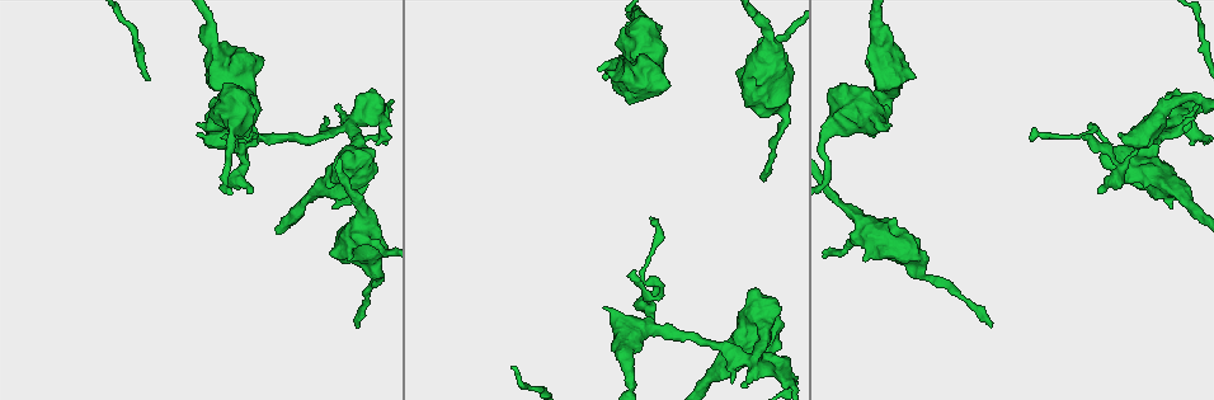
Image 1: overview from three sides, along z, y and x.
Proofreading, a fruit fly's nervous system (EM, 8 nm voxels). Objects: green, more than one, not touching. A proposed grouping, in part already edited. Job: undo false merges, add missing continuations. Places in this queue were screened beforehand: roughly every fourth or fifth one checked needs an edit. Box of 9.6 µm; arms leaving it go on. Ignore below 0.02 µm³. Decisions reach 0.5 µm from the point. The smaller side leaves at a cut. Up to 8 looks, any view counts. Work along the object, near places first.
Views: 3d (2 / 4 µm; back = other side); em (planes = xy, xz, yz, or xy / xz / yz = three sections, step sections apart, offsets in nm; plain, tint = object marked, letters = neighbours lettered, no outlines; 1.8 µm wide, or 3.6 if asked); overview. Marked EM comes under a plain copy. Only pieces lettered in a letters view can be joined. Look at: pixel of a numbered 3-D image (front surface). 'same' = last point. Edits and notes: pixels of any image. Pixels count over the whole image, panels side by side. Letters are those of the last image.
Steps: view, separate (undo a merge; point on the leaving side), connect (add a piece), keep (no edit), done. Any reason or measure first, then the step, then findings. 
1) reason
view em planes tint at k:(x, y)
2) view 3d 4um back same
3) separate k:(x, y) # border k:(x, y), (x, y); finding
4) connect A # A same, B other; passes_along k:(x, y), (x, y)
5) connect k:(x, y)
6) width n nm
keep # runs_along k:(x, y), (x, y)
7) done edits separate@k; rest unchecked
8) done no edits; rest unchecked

end of a long branch
view em xy step 16 tint at 1:(992, 326)

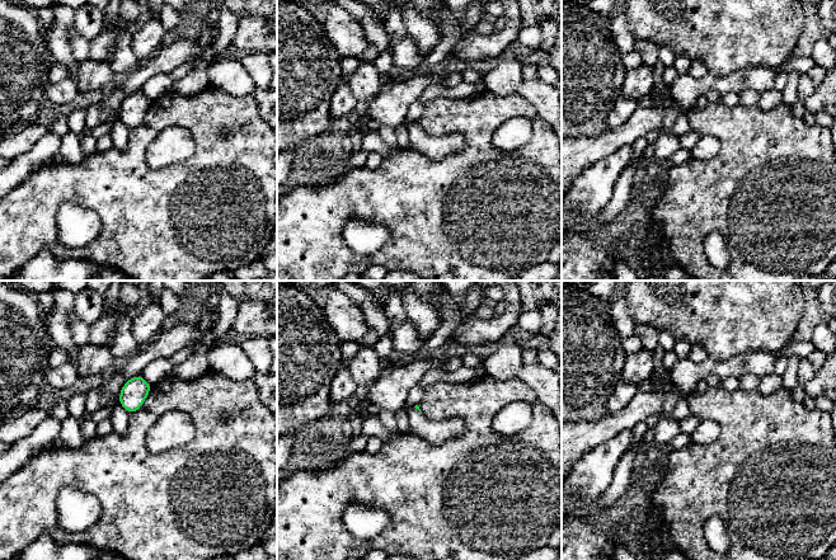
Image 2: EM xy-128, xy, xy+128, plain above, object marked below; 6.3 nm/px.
another direction
view em yz step 16 letters same

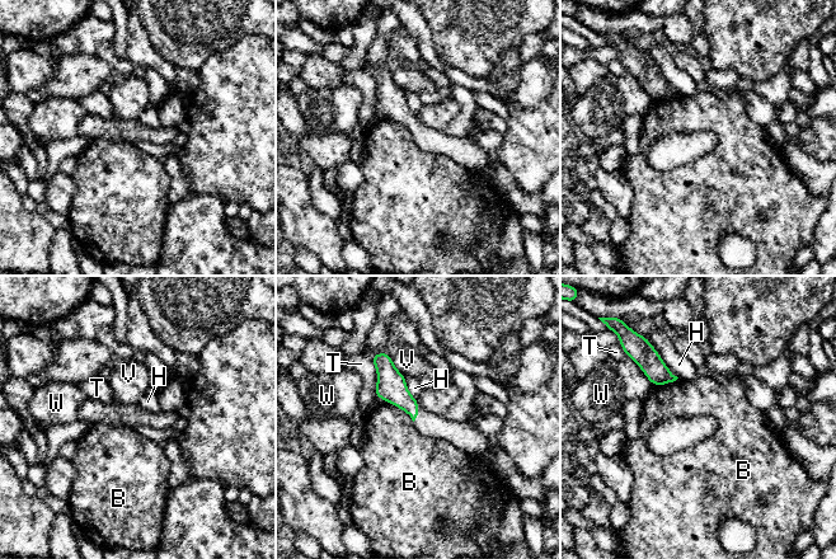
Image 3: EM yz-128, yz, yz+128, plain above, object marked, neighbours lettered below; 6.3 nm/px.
width 120 nm
keep # B other, H other, T other, V other, W other; none of them fits

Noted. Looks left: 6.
stops while still wide
view em yz step 8 tint at 1:(881, 259)

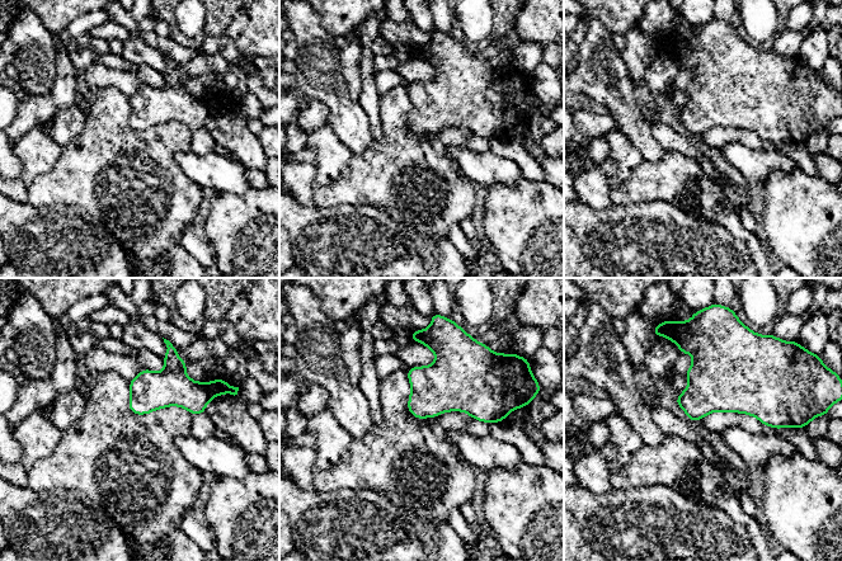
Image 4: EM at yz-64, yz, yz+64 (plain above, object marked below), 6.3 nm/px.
view em planes letters same

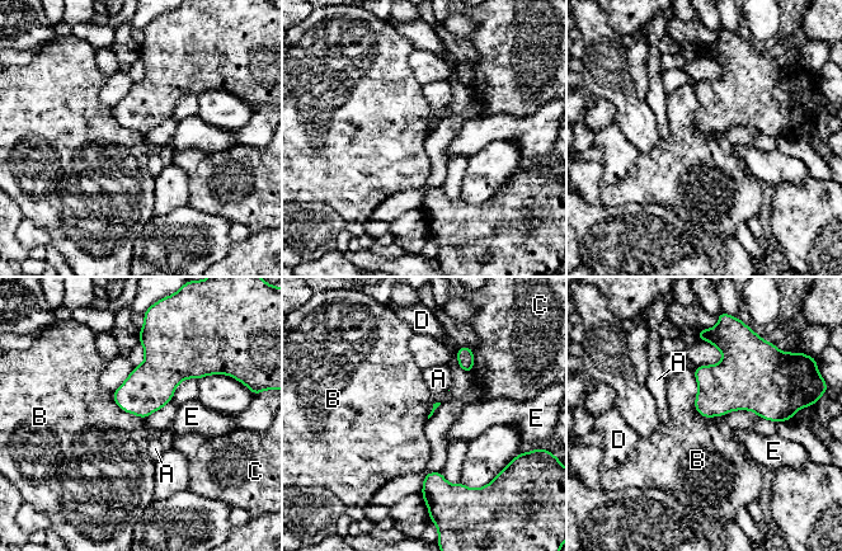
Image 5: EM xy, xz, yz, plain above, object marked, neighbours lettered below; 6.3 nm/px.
keep # A other, B other, C other, D other, E other; border 5:(692, 371), (695, 409), (713, 418); none of them fits

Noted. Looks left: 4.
side arm on a straight run
view em planes tint at 1:(348, 127)

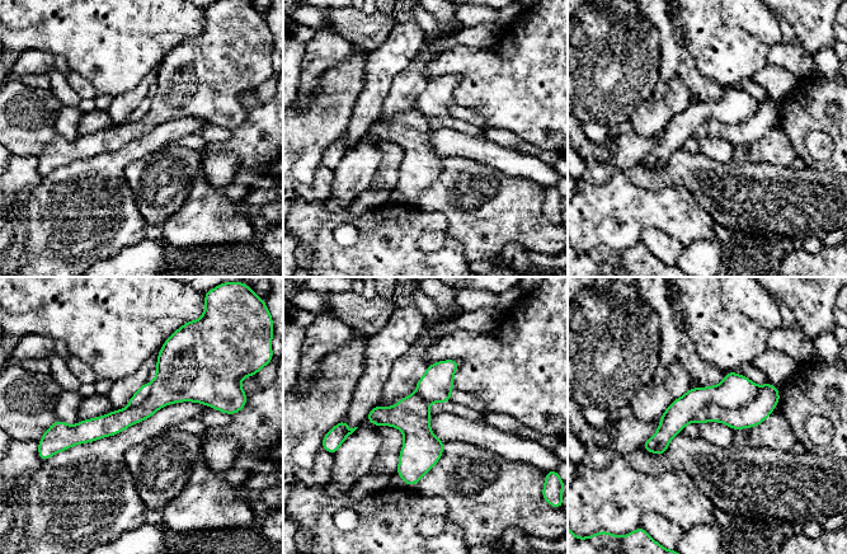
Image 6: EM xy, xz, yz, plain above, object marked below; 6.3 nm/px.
view em planes letters same

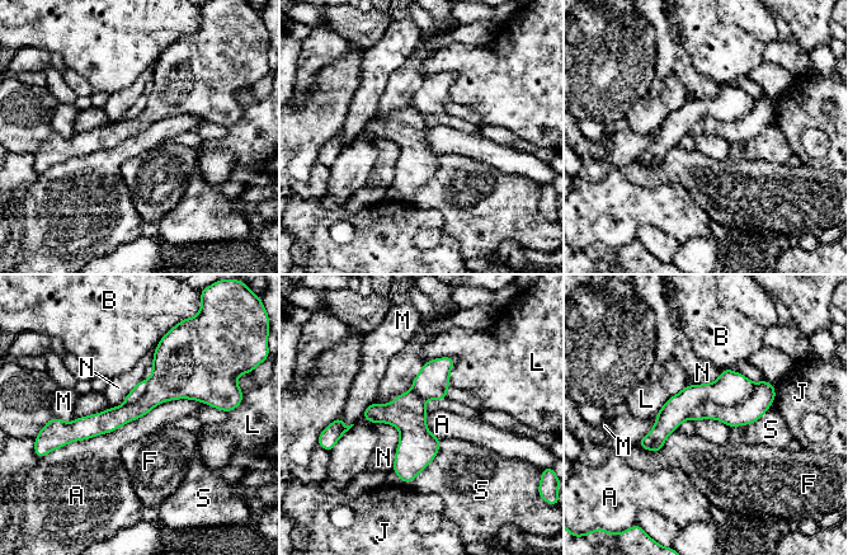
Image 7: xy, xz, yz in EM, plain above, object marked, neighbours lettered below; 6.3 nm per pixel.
separate 7:(750, 409) # A other, B other, F other, J other, L other, M other, N other, S other; part_leaving 7:(212, 403), (159, 390), (62, 431); two neurons meet here

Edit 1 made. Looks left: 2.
done edits separate@7; rest unchecked

